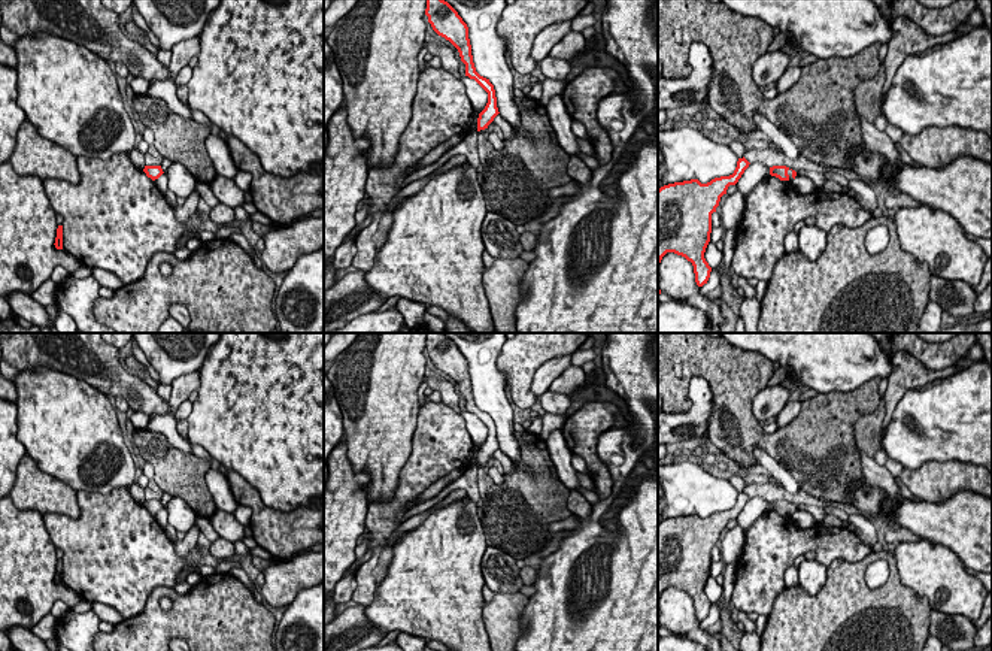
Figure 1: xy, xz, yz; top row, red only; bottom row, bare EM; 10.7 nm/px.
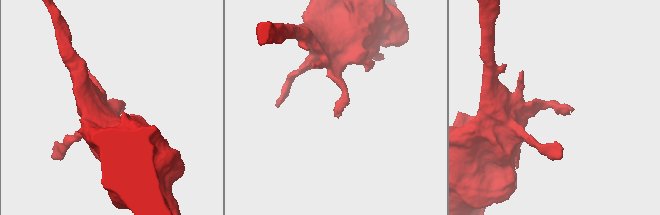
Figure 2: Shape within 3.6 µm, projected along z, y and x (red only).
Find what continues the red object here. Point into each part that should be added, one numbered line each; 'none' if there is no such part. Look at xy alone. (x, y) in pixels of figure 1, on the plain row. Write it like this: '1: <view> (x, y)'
none

